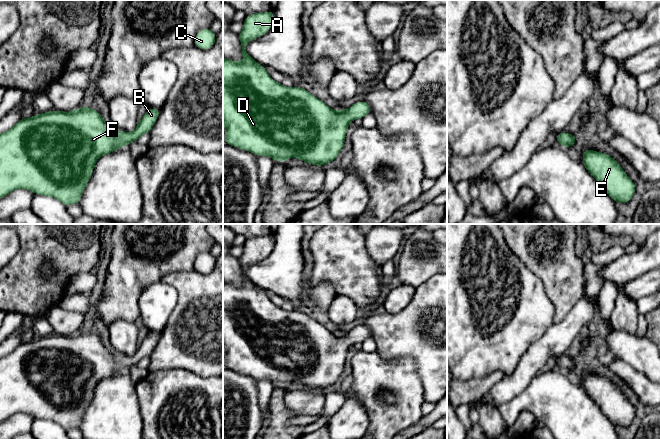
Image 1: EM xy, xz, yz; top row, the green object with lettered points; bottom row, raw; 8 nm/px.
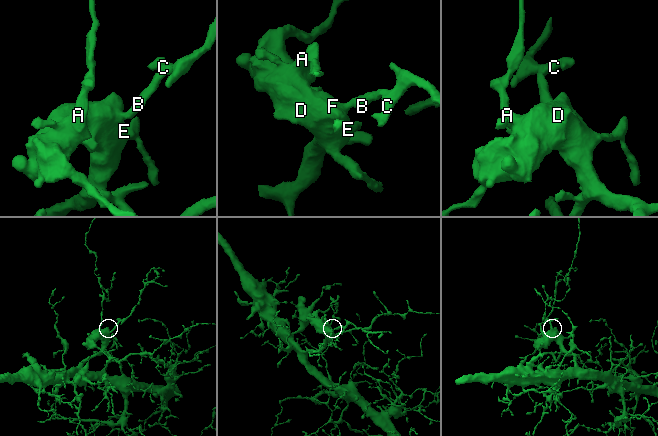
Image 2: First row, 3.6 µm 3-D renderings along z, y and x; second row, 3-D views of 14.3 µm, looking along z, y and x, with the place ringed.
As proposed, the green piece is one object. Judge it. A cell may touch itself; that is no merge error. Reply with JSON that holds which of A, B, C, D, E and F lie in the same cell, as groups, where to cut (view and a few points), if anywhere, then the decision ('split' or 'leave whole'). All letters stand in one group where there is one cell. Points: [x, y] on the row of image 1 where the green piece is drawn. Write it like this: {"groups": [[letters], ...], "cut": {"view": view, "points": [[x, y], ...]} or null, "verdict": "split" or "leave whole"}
{"groups": [["A", "B", "C", "D", "E", "F"]], "cut": null, "verdict": "leave whole"}

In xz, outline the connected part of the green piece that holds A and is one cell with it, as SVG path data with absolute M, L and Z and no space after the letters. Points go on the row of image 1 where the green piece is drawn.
M273 11L248 14L238 34L242 46L242 62L223 57L223 123L227 145L246 150L255 156L270 156L285 162L292 157L323 167L334 161L344 148L348 126L355 119L371 113L370 105L358 101L345 110L334 110L297 84L291 88L273 80L263 65L247 52L249 41L265 35L273 26Z

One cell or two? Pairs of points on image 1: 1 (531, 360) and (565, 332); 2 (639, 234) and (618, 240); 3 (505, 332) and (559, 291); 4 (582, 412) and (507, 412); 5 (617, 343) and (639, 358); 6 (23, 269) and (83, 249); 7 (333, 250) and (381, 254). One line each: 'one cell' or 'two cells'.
1: one cell
2: two cells
3: two cells
4: one cell
5: one cell
6: one cell
7: two cells

